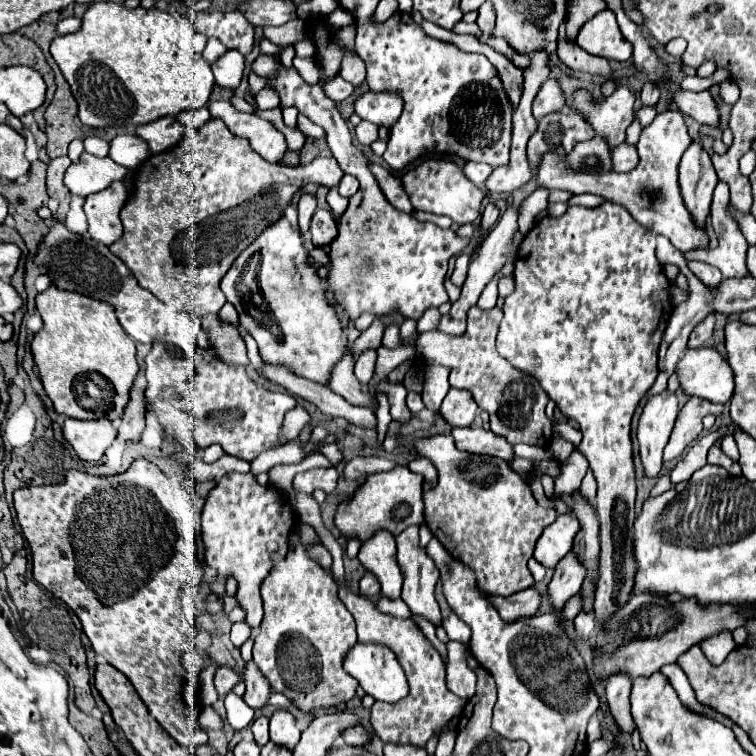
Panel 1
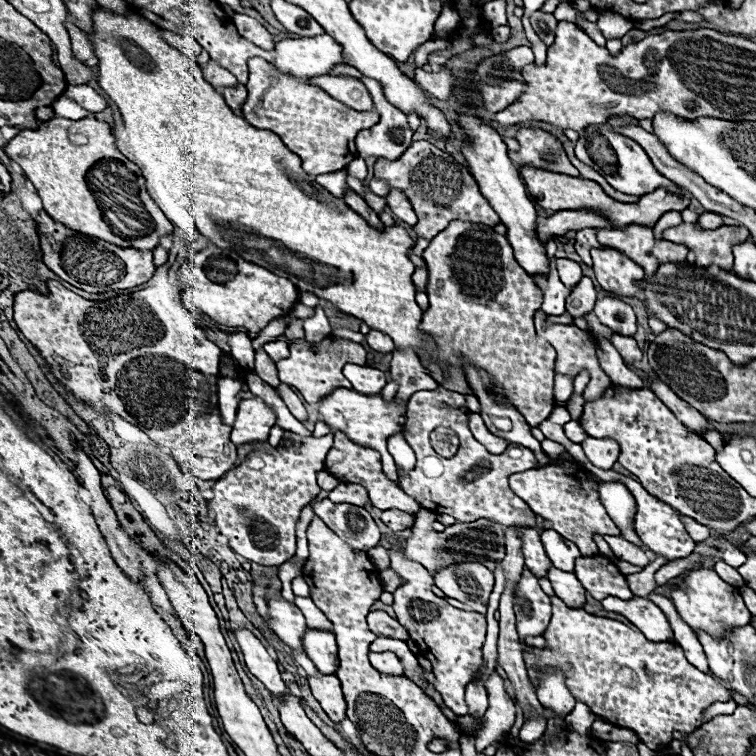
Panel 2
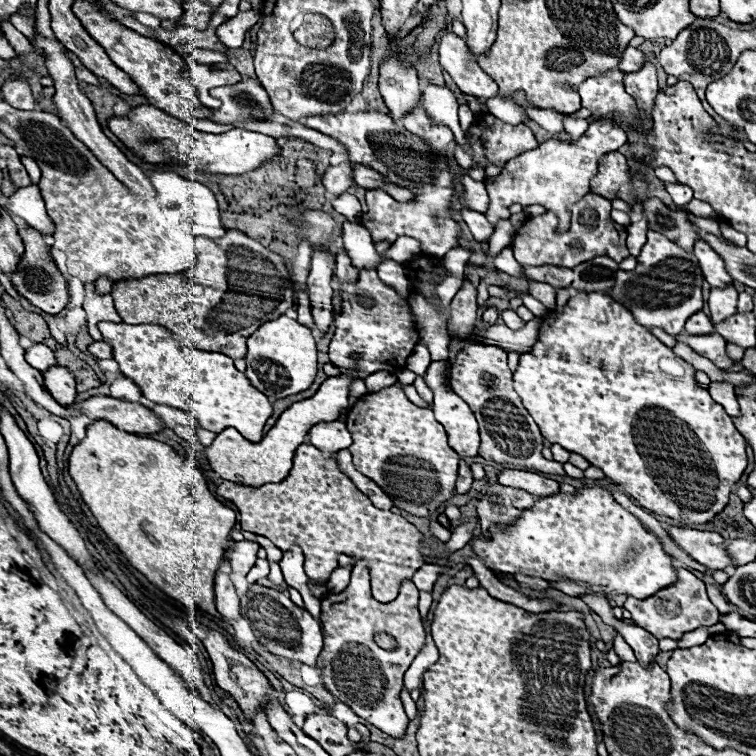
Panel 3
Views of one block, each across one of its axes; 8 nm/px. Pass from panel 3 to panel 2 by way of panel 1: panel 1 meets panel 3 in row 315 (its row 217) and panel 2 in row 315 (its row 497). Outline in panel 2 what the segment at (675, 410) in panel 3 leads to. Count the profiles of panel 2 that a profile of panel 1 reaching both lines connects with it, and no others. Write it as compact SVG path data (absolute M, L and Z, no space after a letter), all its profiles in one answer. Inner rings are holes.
M616 298L598 300L596 306L594 306L594 314L598 316L598 320L604 326L614 330L616 334L632 336L636 332L636 314L634 314L634 310L628 304L616 300Z

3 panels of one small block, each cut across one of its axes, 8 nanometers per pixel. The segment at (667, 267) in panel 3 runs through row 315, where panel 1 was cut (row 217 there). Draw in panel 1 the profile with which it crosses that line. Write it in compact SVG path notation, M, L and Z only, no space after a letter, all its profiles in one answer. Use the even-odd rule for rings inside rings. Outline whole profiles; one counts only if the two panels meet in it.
M672 108L672 110L656 114L654 122L642 130L640 142L636 146L640 162L632 172L578 174L578 172L572 172L568 166L564 166L560 156L544 156L538 168L538 184L550 190L556 188L556 190L568 190L572 194L602 196L606 202L624 206L640 226L652 230L654 234L666 236L676 248L708 250L708 234L702 226L698 226L692 220L692 214L688 212L678 186L678 162L690 144L692 144L692 138L688 134L682 114Z

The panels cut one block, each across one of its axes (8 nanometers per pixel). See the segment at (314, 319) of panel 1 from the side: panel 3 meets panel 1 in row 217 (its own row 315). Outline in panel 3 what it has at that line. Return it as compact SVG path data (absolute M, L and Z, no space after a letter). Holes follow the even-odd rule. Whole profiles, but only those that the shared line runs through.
M282 314L280 318L262 324L248 338L246 354L246 376L254 388L264 392L272 400L280 400L298 392L304 392L312 386L316 378L316 342L310 328L298 324L296 320Z

